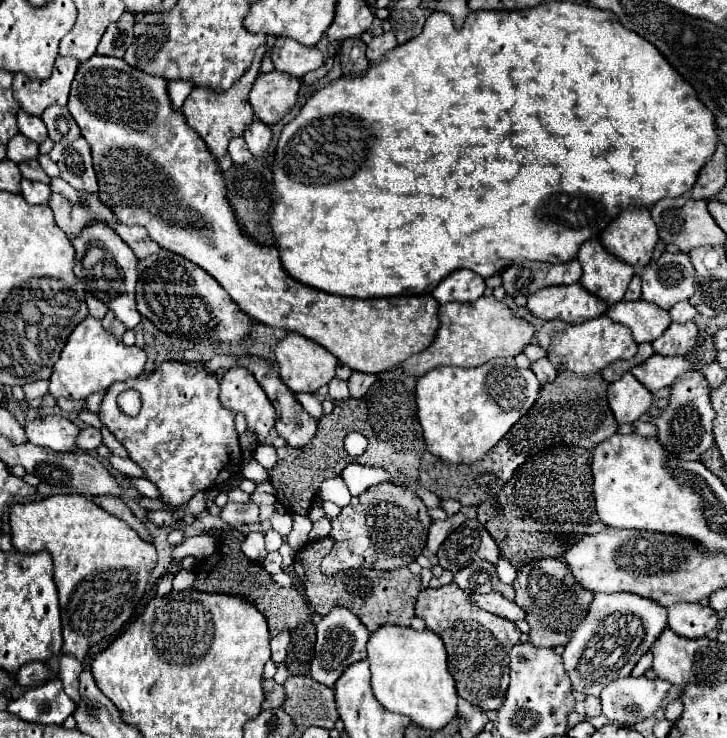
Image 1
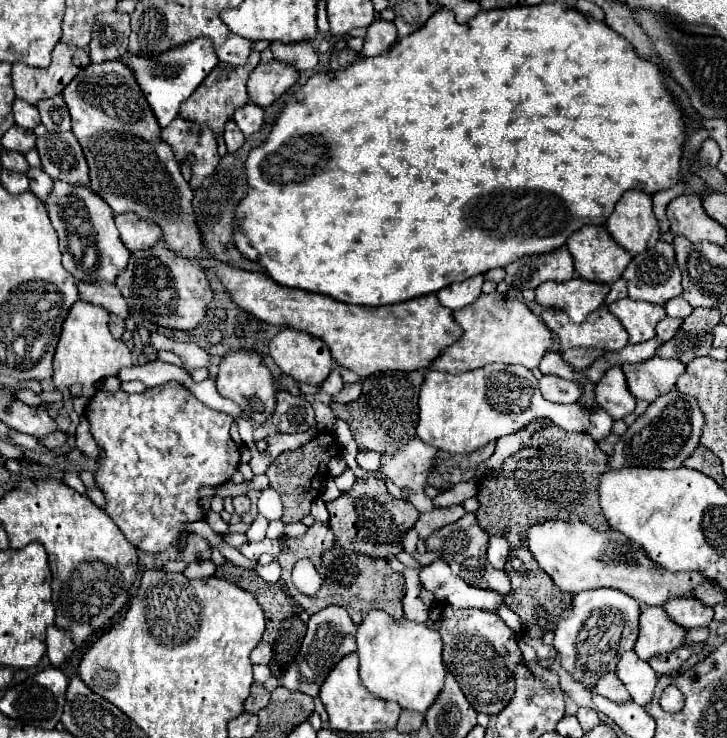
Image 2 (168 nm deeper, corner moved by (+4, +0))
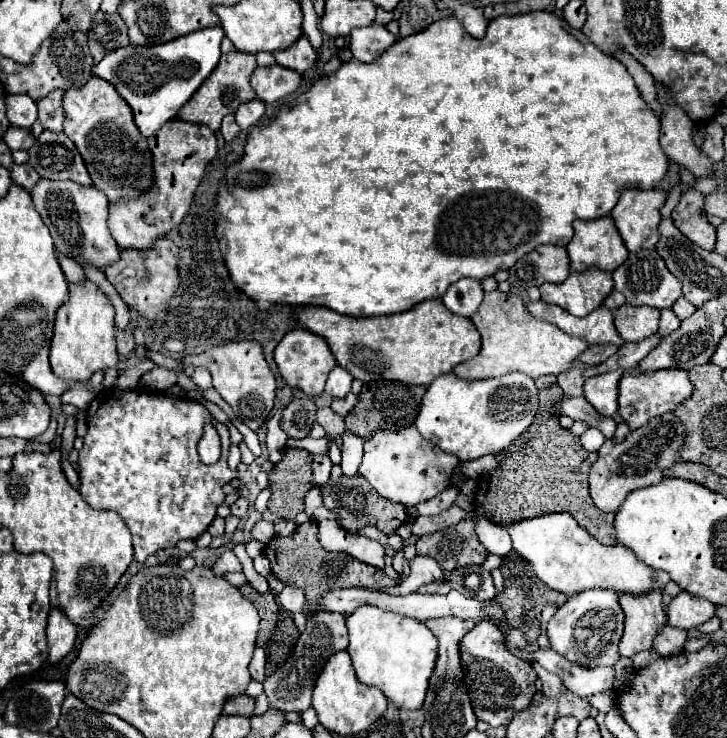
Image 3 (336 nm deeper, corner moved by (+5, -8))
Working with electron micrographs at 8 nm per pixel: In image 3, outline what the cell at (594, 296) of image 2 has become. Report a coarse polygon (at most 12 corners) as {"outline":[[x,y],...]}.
{"outline":[[571,273],[541,299],[587,317],[613,289],[611,273]]}

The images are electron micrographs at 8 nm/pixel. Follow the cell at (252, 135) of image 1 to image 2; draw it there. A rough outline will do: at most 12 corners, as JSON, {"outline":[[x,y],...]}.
{"outline":[[252,101],[234,111],[244,137],[256,133],[264,109]]}

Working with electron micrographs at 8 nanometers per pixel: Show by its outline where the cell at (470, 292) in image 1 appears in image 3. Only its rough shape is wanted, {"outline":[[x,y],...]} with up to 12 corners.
{"outline":[[479,281],[451,285],[441,301],[451,313],[471,317],[483,291]]}

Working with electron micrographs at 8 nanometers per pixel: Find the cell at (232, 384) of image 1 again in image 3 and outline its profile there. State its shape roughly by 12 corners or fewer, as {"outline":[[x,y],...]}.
{"outline":[[261,345],[183,357],[207,367],[235,417],[257,431],[275,401]]}

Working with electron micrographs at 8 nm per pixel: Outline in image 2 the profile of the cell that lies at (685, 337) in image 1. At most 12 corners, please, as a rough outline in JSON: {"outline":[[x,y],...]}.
{"outline":[[664,317],[656,337],[666,343],[680,327],[680,319]]}

